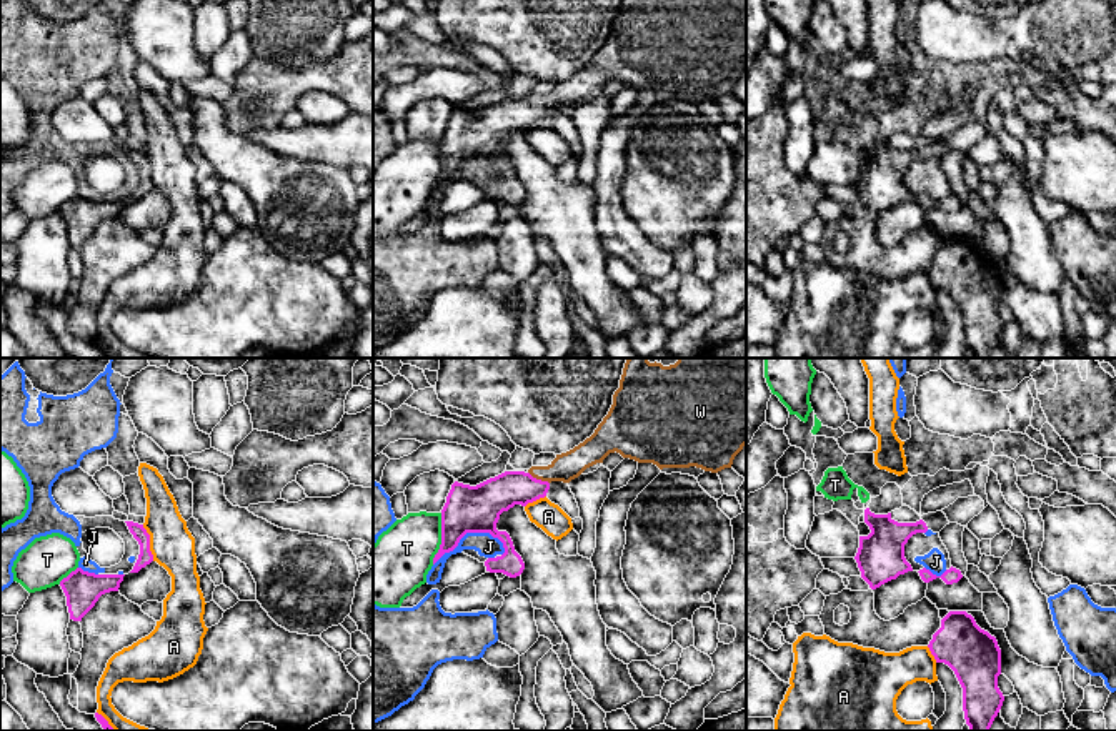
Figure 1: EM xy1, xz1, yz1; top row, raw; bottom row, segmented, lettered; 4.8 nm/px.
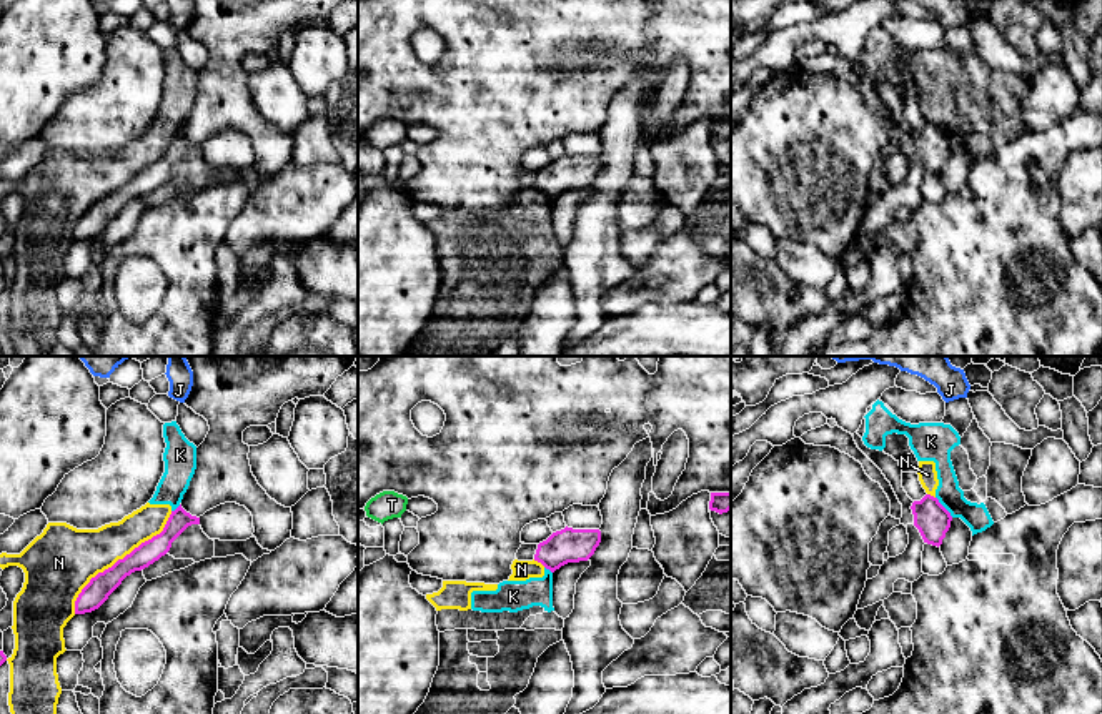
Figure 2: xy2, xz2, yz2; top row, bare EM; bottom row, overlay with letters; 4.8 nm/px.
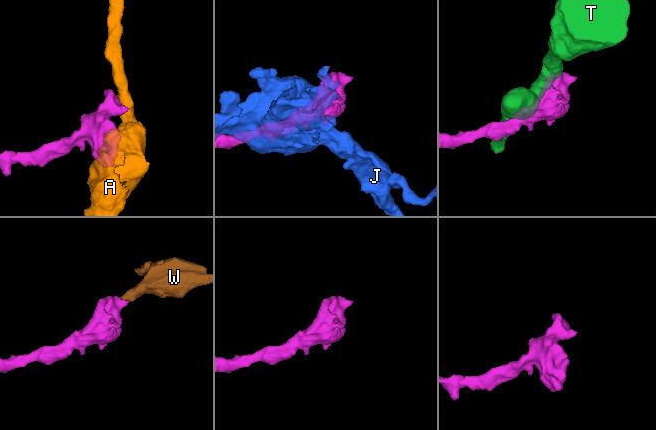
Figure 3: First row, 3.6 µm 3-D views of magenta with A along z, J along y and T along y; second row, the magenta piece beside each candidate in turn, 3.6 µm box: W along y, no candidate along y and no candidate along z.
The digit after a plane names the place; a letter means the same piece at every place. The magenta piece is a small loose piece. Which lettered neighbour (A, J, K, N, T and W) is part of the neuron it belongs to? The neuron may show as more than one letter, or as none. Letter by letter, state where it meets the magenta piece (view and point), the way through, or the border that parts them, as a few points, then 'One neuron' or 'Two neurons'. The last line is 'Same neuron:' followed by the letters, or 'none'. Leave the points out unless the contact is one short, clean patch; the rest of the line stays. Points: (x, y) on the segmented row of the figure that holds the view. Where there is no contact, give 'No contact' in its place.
A: Touches magenta at xy1 (149, 543). Two neurons
J: Touches magenta at xz1 (468, 532). Two neurons
K: Touches magenta at yz2 (943, 506). Two neurons
N: Touches magenta at xy2 (119, 560). Two neurons
T: Touches magenta at xz1 (442, 538). Two neurons
W: Touches magenta at xz1 (538, 480). Path across: xz1 (490, 498), (538, 480), (567, 467). One neuron
Same neuron: W

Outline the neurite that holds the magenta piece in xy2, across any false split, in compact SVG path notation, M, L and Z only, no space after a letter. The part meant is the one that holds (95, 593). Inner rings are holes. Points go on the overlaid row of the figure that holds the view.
M181 504L171 511L163 531L141 543L112 568L98 573L82 589L75 601L75 614L85 614L98 609L122 581L135 571L141 571L165 556L171 543L191 524L200 524L200 518L186 513Z

